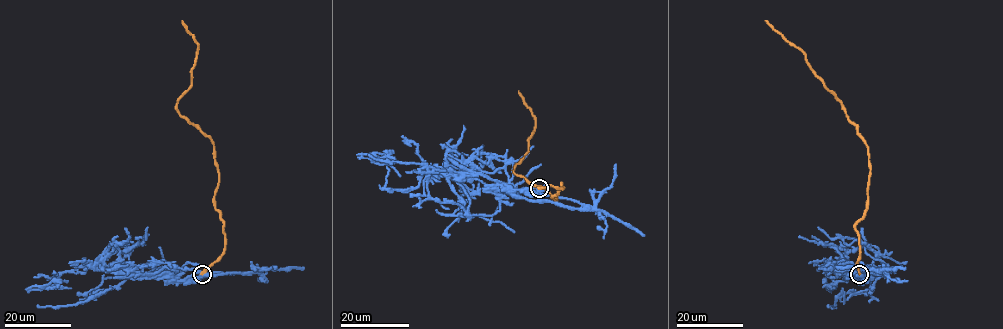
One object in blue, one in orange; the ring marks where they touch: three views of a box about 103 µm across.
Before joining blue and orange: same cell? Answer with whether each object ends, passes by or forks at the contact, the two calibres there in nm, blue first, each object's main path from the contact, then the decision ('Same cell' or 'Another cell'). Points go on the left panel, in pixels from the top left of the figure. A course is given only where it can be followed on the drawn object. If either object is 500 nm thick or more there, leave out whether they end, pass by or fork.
At the ring blue forks. At the ring orange ends. Thickness 420 nm (blue) against 400 nm. Course of blue: (202, 275), (174, 280), (113, 264), (54, 272), (42, 286), (51, 288), (52, 279), (33, 277). Course of orange: (202, 275), (224, 249), (223, 220), (215, 208), (213, 141), (176, 106), (191, 86), (198, 49), (182, 20). Another cell

